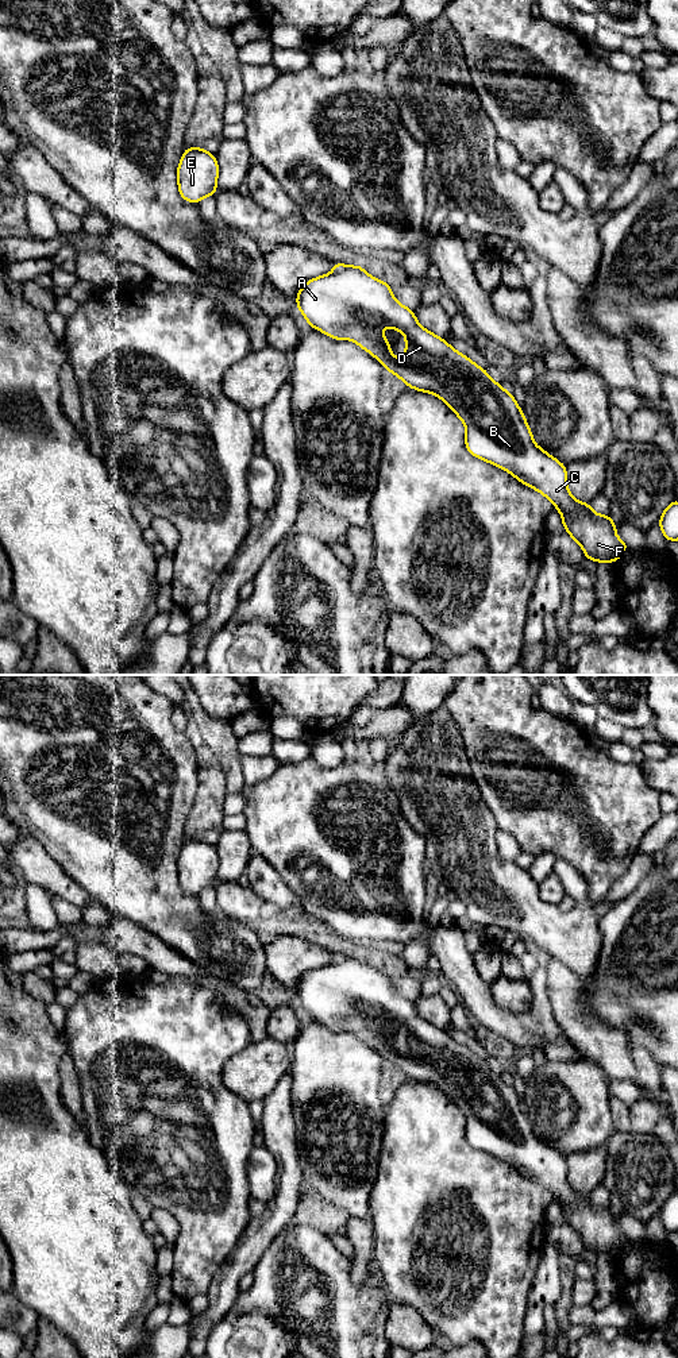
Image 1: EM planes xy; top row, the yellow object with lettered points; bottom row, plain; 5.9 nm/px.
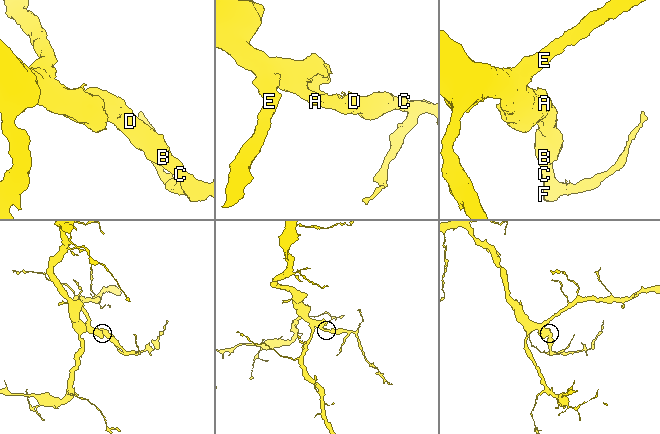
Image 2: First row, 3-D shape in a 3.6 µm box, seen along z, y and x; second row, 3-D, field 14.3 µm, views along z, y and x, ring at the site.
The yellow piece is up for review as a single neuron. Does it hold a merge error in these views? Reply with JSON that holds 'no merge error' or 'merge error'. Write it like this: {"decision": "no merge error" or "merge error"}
{"decision": "no merge error"}

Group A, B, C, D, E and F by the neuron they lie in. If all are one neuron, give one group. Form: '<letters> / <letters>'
A B C D E F

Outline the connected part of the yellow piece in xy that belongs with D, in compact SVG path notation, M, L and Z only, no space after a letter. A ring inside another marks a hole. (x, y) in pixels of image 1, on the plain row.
M334 953L334 961L307 972L294 992L311 1019L319 1021L334 1031L353 1031L382 1054L386 1062L402 1070L408 1079L443 1091L466 1118L466 1141L547 1188L560 1203L565 1222L582 1238L585 1250L615 1255L625 1241L631 1241L616 1227L619 1216L610 1211L609 1204L596 1205L590 1195L579 1193L570 1185L566 1157L535 1135L525 1107L513 1085L494 1073L485 1060L421 1018L415 1002L401 996L392 987L390 973L371 968L361 954L347 957ZM381 1016L405 1026L402 1052L390 1043L390 1033L385 1030Z

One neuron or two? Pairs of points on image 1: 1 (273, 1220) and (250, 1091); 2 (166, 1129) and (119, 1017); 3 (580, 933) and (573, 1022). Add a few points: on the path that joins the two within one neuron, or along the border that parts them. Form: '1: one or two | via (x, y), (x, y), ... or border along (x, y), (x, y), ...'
1: two | border along (282, 1075), (276, 1087), (262, 1099)
2: one | via (138, 1100), (123, 1085), (123, 1052), (126, 1045)
3: two | border along (550, 959), (563, 963), (584, 980)

